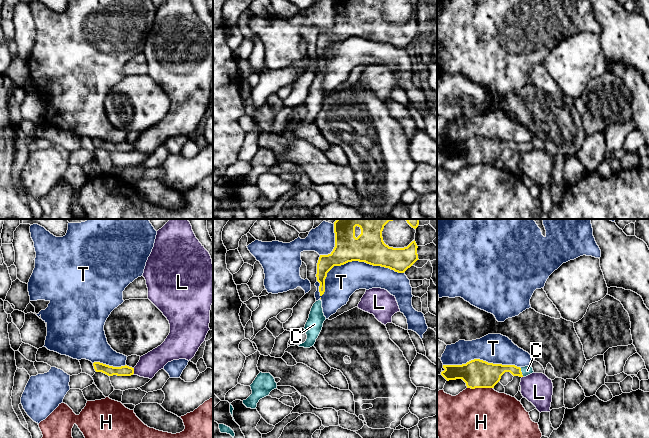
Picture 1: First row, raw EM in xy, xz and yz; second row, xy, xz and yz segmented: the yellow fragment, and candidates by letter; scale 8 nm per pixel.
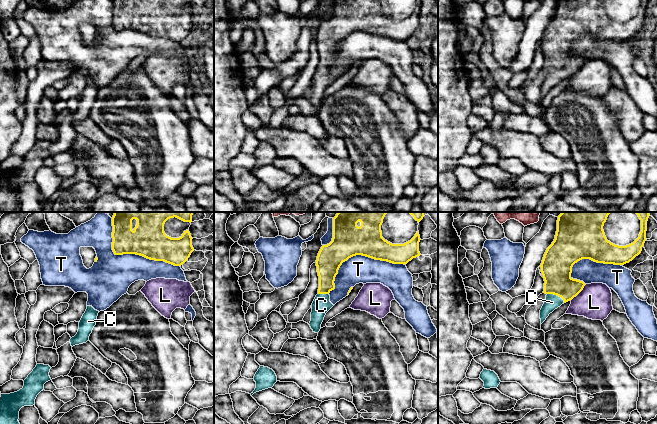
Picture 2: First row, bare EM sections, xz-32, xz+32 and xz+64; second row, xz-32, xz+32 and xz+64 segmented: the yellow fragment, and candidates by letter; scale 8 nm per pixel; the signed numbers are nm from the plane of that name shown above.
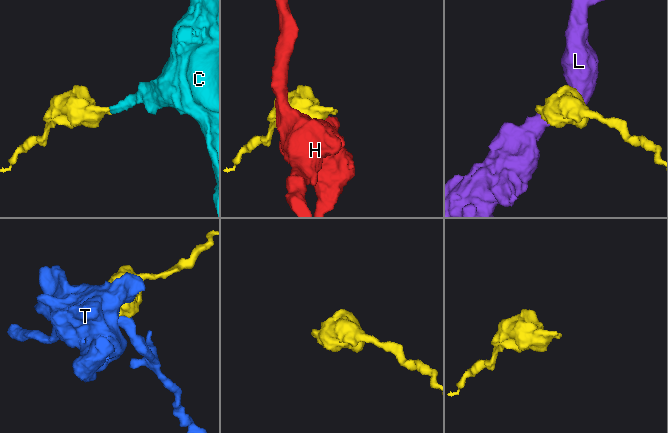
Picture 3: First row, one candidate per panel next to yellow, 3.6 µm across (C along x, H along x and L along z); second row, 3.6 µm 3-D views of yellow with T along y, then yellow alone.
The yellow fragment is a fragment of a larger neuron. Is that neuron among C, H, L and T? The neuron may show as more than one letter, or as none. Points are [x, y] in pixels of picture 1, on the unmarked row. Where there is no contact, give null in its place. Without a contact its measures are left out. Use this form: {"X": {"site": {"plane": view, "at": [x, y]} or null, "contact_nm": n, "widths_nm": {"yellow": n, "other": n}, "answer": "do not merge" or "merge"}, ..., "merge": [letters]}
{"C": {"site": {"plane": "yz", "at": [521, 148]}, "contact_nm": 90, "widths_nm": {"yellow": 180, "other": 80}, "answer": "merge"}, "H": {"site": {"plane": "yz", "at": [480, 163]}, "contact_nm": 200, "widths_nm": {"yellow": 220, "other": 500}, "answer": "do not merge"}, "L": {"site": {"plane": "xy", "at": [133, 147]}, "contact_nm": 60, "widths_nm": {"yellow": 80, "other": 180}, "answer": "do not merge"}, "T": {"site": {"plane": "xz", "at": [352, 36]}, "contact_nm": 700, "widths_nm": {"yellow": 260, "other": 260}, "answer": "do not merge"}, "merge": ["C"]}

